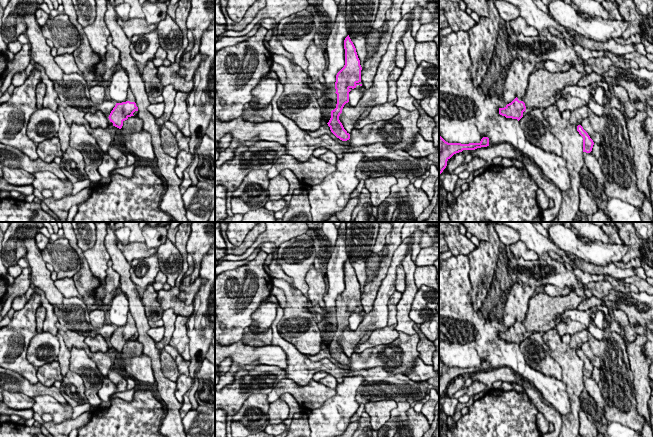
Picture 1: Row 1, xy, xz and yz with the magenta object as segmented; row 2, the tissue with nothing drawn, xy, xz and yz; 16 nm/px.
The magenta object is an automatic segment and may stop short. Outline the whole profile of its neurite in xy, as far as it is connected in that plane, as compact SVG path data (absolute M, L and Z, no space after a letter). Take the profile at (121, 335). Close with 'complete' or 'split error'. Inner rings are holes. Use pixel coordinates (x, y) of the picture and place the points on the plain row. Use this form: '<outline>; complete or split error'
M129 311L126 324L122 327L116 327L108 342L111 349L121 353L125 344L131 340L136 340L137 338L138 331L135 320Z; split error

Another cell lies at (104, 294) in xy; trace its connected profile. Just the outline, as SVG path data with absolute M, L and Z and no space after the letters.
M110 259L107 263L105 284L99 285L95 290L95 303L100 307L106 308L110 305L120 286L120 275L113 269L113 263Z

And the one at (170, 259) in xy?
M169 239L156 250L159 255L160 270L167 276L167 283L171 287L174 287L176 280L182 271L182 255L175 244Z

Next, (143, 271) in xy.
M156 252L146 258L135 259L131 262L131 279L138 288L146 288L155 282L160 271L159 255Z

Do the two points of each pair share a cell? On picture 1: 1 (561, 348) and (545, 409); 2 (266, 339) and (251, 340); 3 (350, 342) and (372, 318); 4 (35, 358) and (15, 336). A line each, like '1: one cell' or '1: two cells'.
1: two cells
2: one cell
3: one cell
4: two cells

